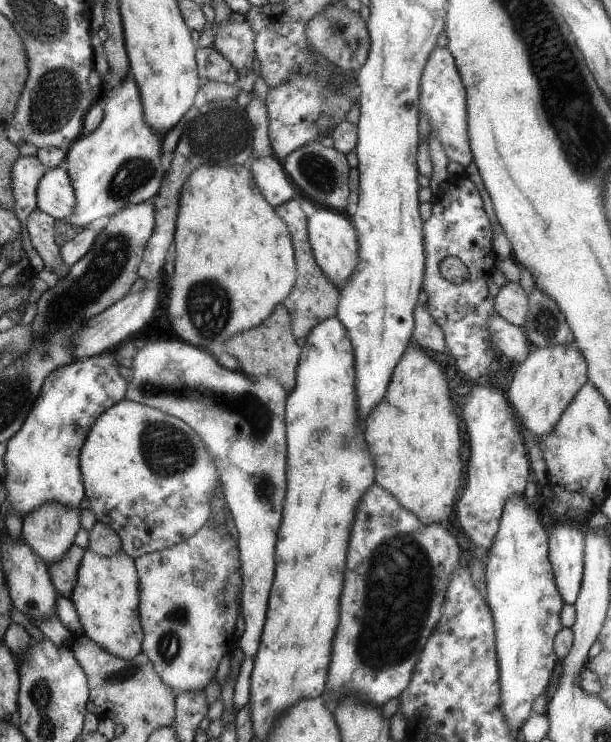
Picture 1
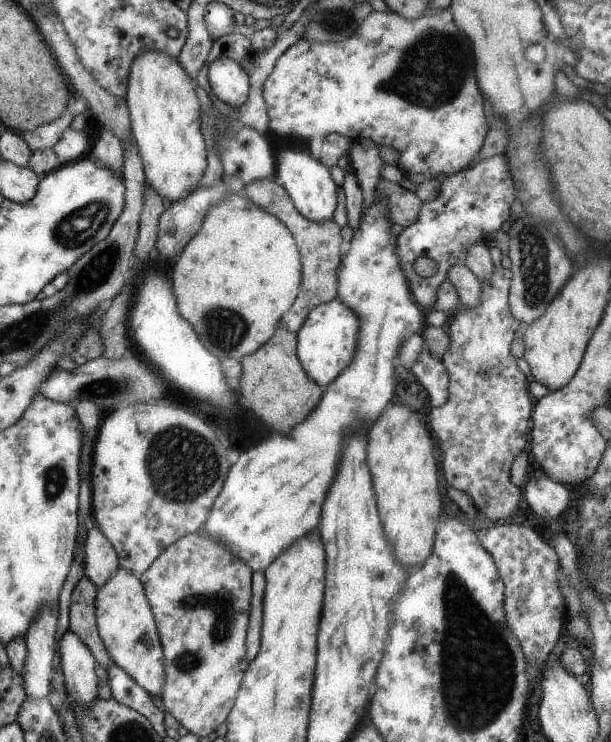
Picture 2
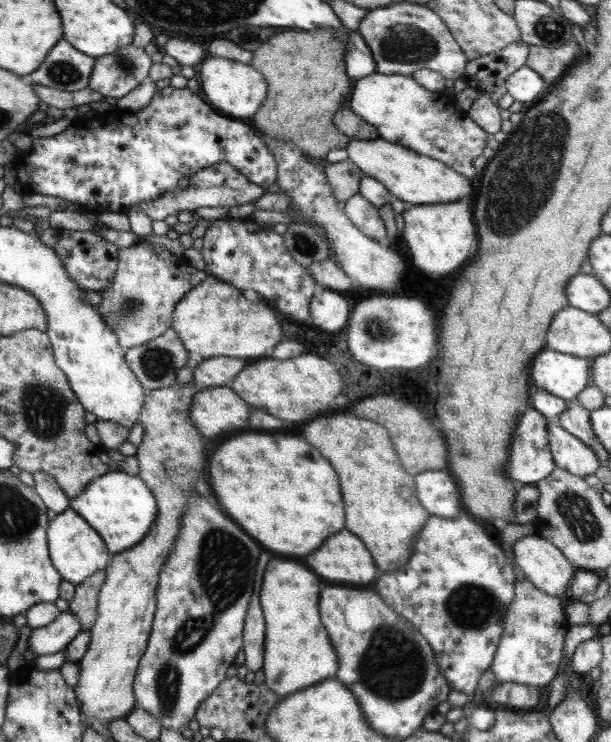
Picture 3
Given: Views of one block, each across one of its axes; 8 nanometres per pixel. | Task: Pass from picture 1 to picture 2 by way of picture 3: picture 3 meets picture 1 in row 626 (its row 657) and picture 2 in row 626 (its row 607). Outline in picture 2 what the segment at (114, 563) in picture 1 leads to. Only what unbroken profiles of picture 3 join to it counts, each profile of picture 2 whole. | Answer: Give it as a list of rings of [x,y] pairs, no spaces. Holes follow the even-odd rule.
[[[117,567],[105,584],[96,587],[94,603],[97,632],[111,660],[150,696],[160,697],[165,678],[163,653],[154,616],[139,577]]]

